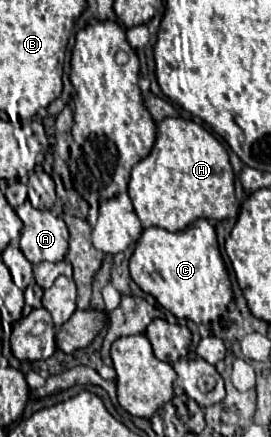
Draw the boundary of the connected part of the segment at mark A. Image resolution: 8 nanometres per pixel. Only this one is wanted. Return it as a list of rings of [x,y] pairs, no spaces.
[[[28,201],[16,209],[24,221],[20,249],[24,257],[38,265],[42,261],[62,261],[68,251],[68,227],[50,211],[38,211]]]

